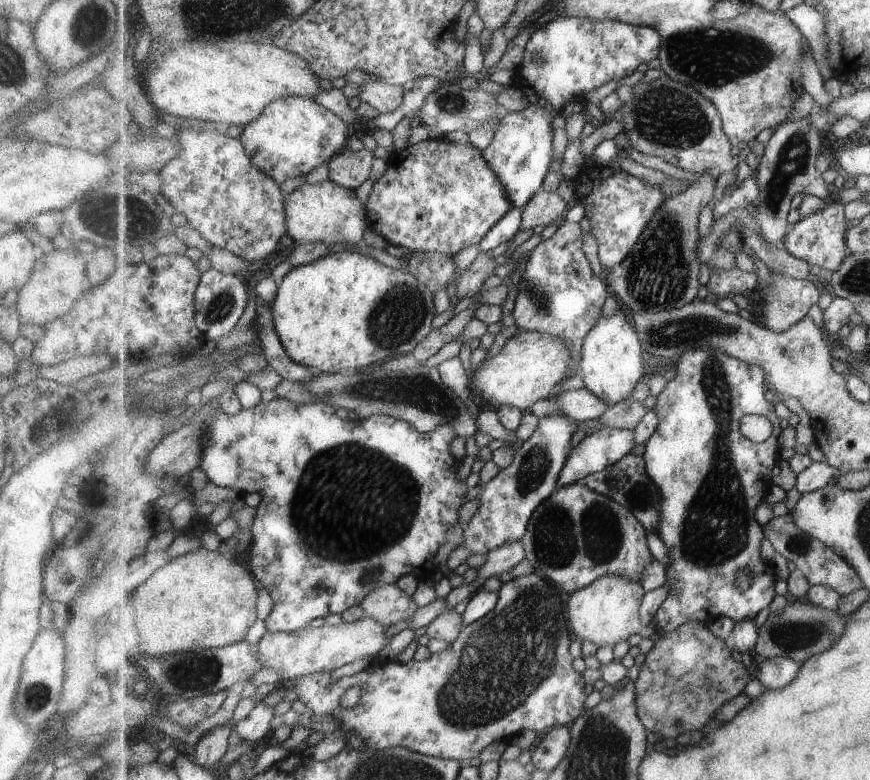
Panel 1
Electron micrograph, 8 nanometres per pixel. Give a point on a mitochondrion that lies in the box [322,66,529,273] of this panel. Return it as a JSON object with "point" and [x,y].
{"point":[451,103]}

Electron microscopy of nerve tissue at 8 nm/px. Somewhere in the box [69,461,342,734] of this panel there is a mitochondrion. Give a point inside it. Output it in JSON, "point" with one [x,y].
{"point":[193,674]}

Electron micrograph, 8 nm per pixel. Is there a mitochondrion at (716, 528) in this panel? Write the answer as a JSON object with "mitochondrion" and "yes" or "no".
{"mitochondrion":"yes"}

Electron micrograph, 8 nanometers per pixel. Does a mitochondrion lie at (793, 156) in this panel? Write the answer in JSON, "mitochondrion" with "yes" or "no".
{"mitochondrion":"yes"}

